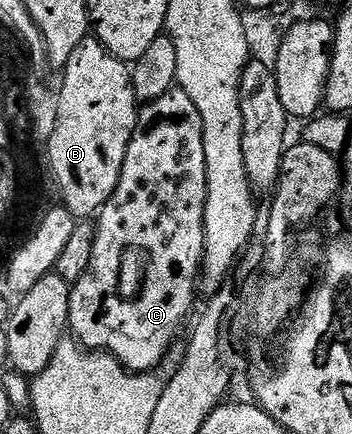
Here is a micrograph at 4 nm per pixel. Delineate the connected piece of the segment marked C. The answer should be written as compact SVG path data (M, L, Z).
M180 88L168 90L159 100L144 103L137 116L137 127L131 136L127 156L123 160L123 172L115 192L106 200L96 215L97 231L93 234L93 251L89 254L89 271L78 282L72 283L69 292L69 328L68 333L80 342L86 350L108 352L117 358L122 366L134 372L153 372L164 362L169 351L174 349L177 333L185 321L190 321L189 313L193 310L193 301L199 298L199 279L201 262L205 259L205 241L203 240L203 208L207 204L207 160L203 156L203 120L195 100L187 96Z

